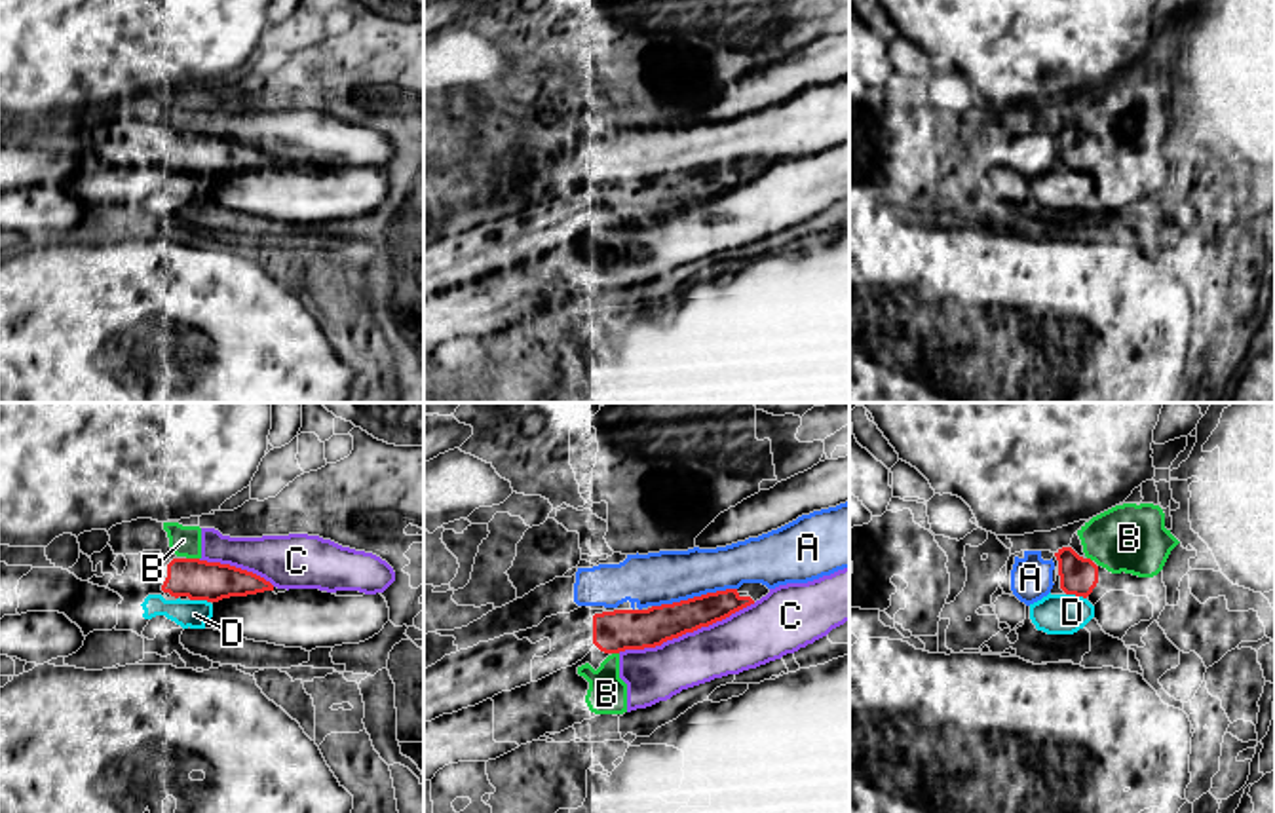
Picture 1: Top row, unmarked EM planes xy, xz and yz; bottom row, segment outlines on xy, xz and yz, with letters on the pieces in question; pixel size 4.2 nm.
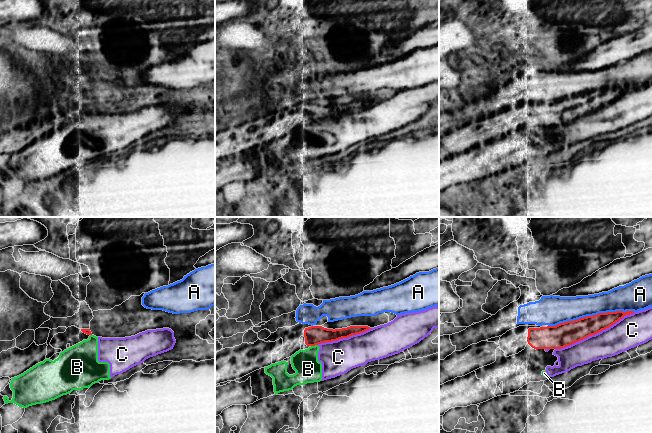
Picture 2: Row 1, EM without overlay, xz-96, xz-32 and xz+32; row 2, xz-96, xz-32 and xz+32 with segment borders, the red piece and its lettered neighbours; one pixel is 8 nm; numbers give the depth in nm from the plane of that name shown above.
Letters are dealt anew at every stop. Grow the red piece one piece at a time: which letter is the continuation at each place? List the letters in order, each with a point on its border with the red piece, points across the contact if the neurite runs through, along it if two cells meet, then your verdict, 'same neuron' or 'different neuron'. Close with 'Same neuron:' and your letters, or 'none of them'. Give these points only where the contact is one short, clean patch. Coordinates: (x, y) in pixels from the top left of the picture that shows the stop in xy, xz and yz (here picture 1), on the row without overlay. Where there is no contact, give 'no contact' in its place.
A: xz (694, 171) | different neuron
B: xy (192, 133) | different neuron
C: xz (686, 206) | different neuron
D: xy (200, 173) | different neuron
Same neuron: none of them

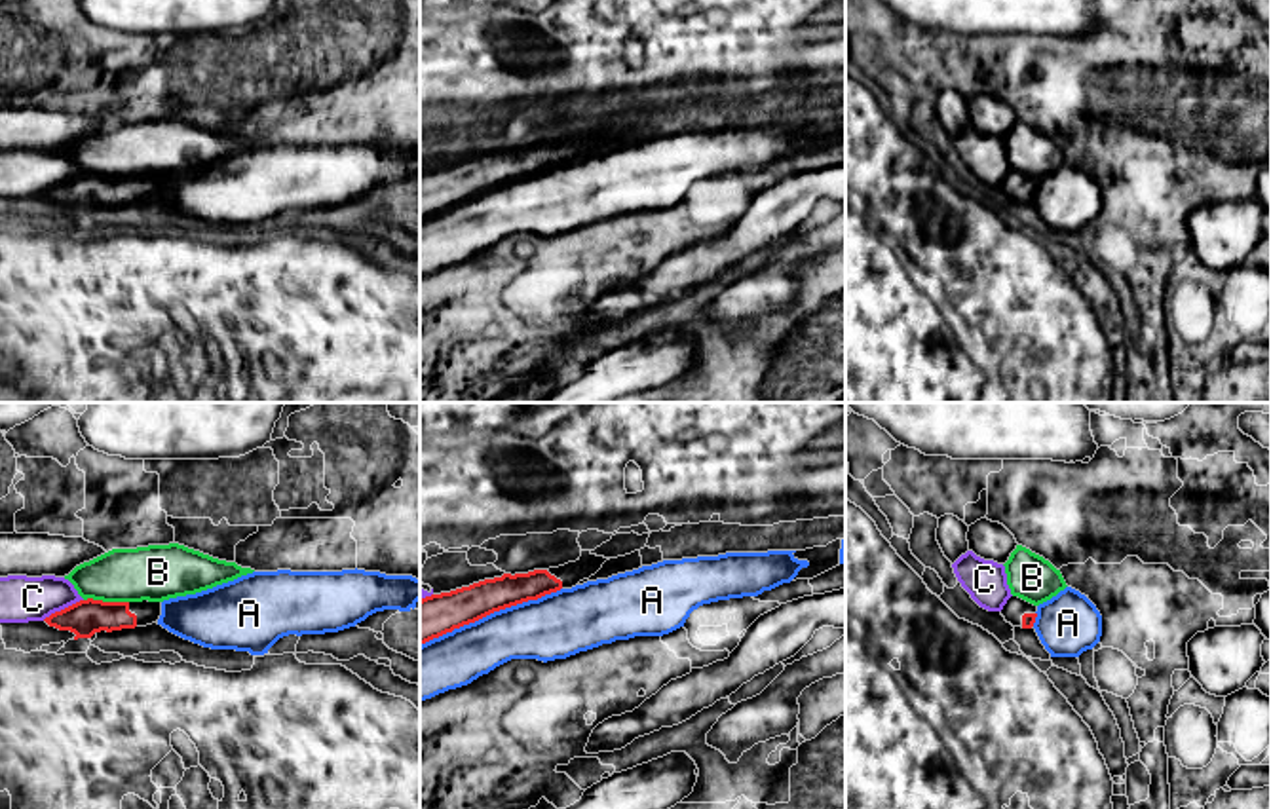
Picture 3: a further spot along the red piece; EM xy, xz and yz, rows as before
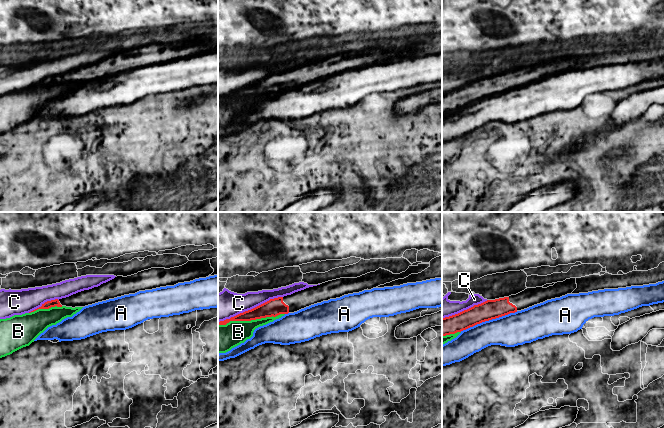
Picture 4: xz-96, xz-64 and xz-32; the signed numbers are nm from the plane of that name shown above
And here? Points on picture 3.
A: xz (491, 187) | different neuron
B: xy (107, 177) | different neuron
C: xy (61, 185) | different neuron
Same neuron: none of them

